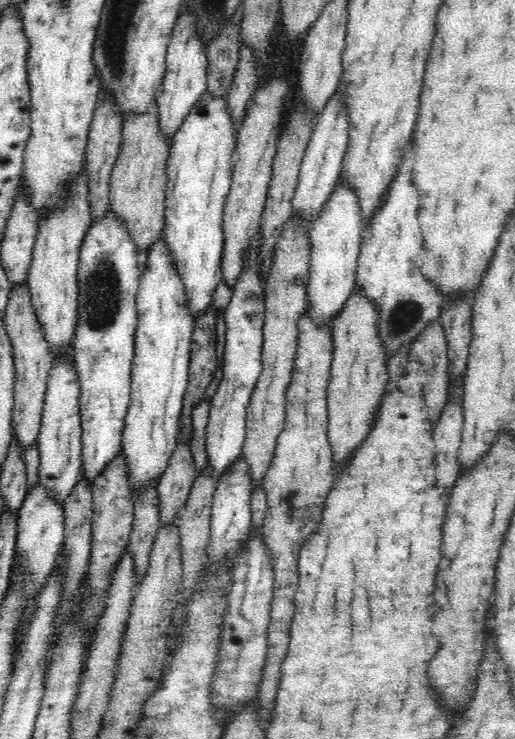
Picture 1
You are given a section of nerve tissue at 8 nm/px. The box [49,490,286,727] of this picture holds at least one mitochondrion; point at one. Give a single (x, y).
(106, 567)

